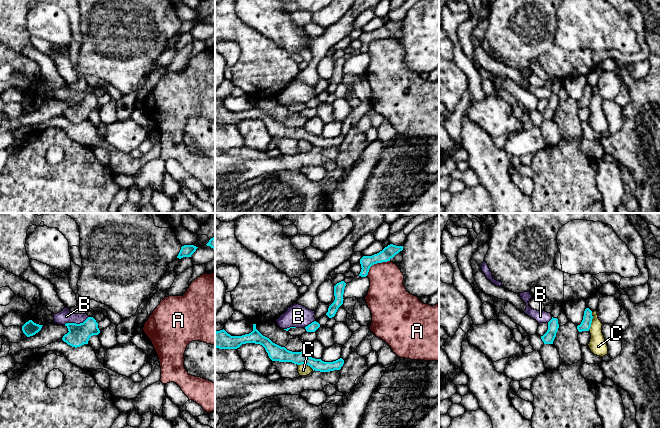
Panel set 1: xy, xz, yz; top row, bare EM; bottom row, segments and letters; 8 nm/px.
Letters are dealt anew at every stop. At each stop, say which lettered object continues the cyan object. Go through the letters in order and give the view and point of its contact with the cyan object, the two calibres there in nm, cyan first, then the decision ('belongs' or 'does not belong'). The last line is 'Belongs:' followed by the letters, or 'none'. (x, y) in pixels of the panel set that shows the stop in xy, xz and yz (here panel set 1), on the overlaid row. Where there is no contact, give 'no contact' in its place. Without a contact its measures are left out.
A: xz (375, 263) | 100/280 nm | does not belong
B: xy (75, 323) | 170/110 nm | does not belong
C: yz (591, 321) | 90/140 nm | does not belong
Belongs: none

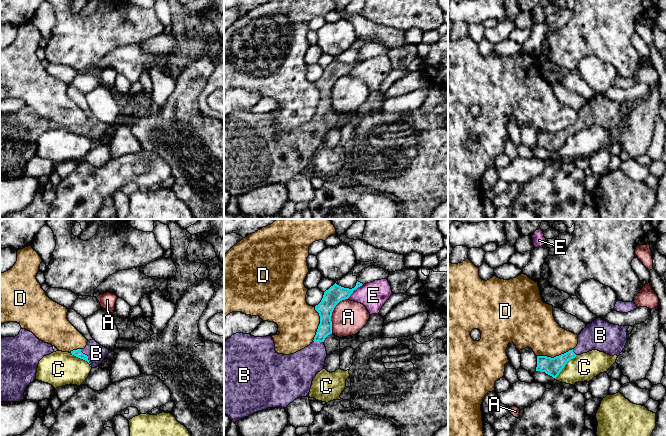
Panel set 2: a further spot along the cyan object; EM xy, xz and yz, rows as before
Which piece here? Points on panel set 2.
A: xz (331, 313) | 140/280 nm | does not belong
B: xy (87, 357) | 60/150 nm | belongs
C: yz (565, 364) | 140/220 nm | does not belong
D: yz (554, 357) | 140/300 nm | does not belong
E: xz (354, 289) | 140/220 nm | does not belong
Belongs: B

